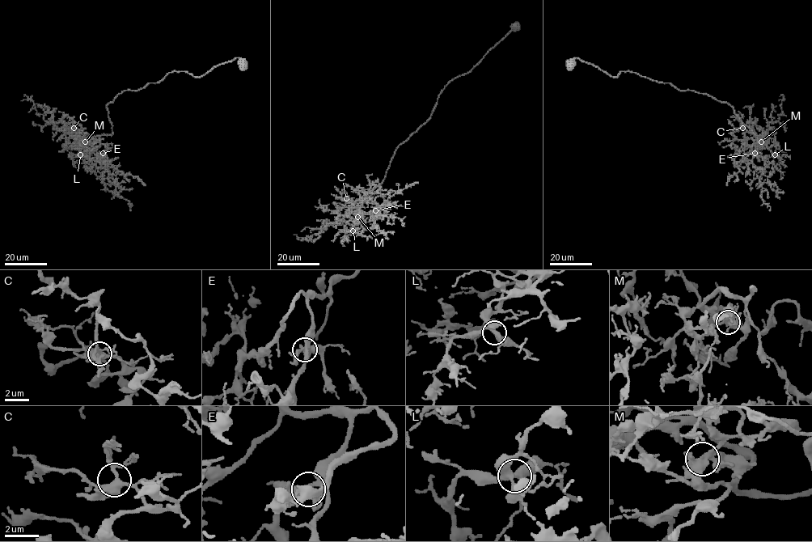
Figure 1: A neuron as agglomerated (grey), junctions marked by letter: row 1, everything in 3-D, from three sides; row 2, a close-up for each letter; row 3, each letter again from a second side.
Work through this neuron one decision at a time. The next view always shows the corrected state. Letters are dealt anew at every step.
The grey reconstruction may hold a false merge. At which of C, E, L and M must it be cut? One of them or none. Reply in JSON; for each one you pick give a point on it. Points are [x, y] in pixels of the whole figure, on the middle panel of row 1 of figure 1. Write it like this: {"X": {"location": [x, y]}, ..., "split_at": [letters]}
{"split_at": []}

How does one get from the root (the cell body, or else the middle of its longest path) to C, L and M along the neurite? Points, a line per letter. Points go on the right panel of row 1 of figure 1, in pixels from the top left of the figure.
C: (570, 63), (579, 57), (612, 77), (631, 71), (710, 95), (766, 137), (742, 128)
L: (570, 63), (579, 57), (612, 77), (636, 73), (727, 102), (754, 134), (766, 137), (775, 154)
M: (570, 63), (579, 57), (612, 77), (621, 71), (636, 73), (727, 102), (754, 134), (766, 137), (761, 141)

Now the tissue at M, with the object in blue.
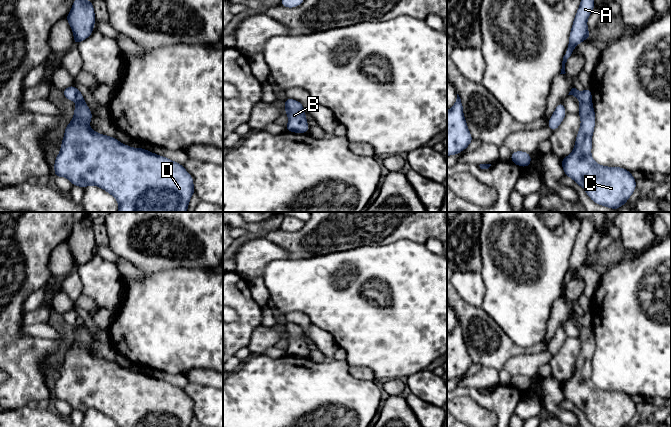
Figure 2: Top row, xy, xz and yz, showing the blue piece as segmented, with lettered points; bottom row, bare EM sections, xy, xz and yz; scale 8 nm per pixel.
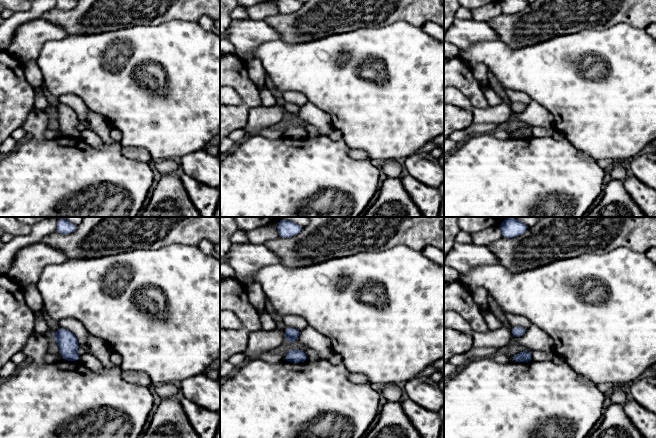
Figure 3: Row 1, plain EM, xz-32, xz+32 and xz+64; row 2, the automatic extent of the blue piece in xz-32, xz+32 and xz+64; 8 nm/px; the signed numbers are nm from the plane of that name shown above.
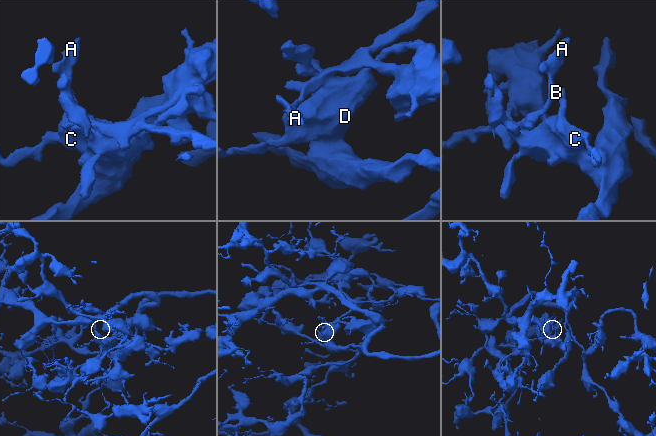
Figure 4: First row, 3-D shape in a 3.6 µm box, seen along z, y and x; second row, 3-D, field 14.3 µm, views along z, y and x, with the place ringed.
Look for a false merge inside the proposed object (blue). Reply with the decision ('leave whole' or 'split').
leave whole

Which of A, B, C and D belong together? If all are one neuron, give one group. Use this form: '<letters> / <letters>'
A B C D

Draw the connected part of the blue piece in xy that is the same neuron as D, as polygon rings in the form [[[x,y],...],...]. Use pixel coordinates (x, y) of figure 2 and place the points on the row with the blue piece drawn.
[[[74,85],[62,92],[66,99],[76,101],[77,105],[72,121],[65,128],[60,153],[55,158],[55,176],[66,177],[72,185],[80,186],[82,189],[89,185],[102,188],[116,198],[119,204],[117,212],[187,212],[189,201],[195,191],[193,178],[183,165],[146,149],[132,148],[114,137],[95,132],[89,127],[93,114],[84,102],[81,92]]]

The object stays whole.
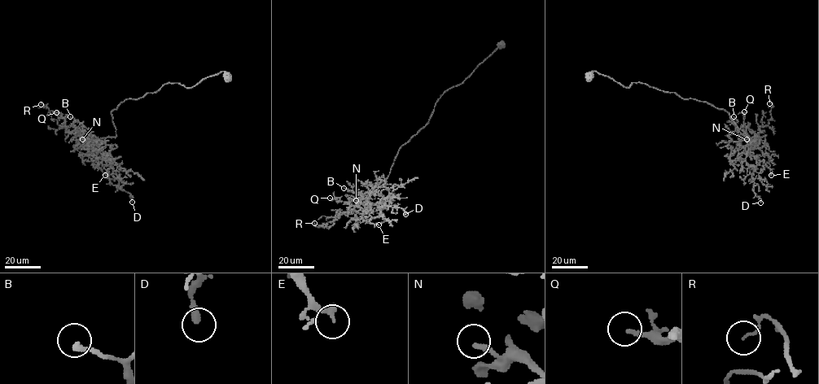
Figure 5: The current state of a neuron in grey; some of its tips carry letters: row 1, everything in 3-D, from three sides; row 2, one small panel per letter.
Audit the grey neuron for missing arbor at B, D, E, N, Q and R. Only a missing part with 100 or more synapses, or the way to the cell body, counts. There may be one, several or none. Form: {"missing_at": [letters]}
{"missing_at": []}

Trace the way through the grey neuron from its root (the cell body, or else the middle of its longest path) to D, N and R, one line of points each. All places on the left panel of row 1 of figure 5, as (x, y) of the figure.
D: (226, 76), (164, 84), (111, 112), (107, 172), (132, 202)
N: (226, 76), (220, 72), (189, 88), (168, 83), (155, 92), (126, 99), (111, 112), (115, 137), (82, 139)
R: (226, 76), (220, 72), (189, 88), (168, 83), (126, 99), (111, 112), (115, 137), (85, 141), (41, 104)

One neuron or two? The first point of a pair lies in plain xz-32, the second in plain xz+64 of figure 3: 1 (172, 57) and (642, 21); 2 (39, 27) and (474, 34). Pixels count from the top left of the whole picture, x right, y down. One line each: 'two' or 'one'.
1: two
2: one

